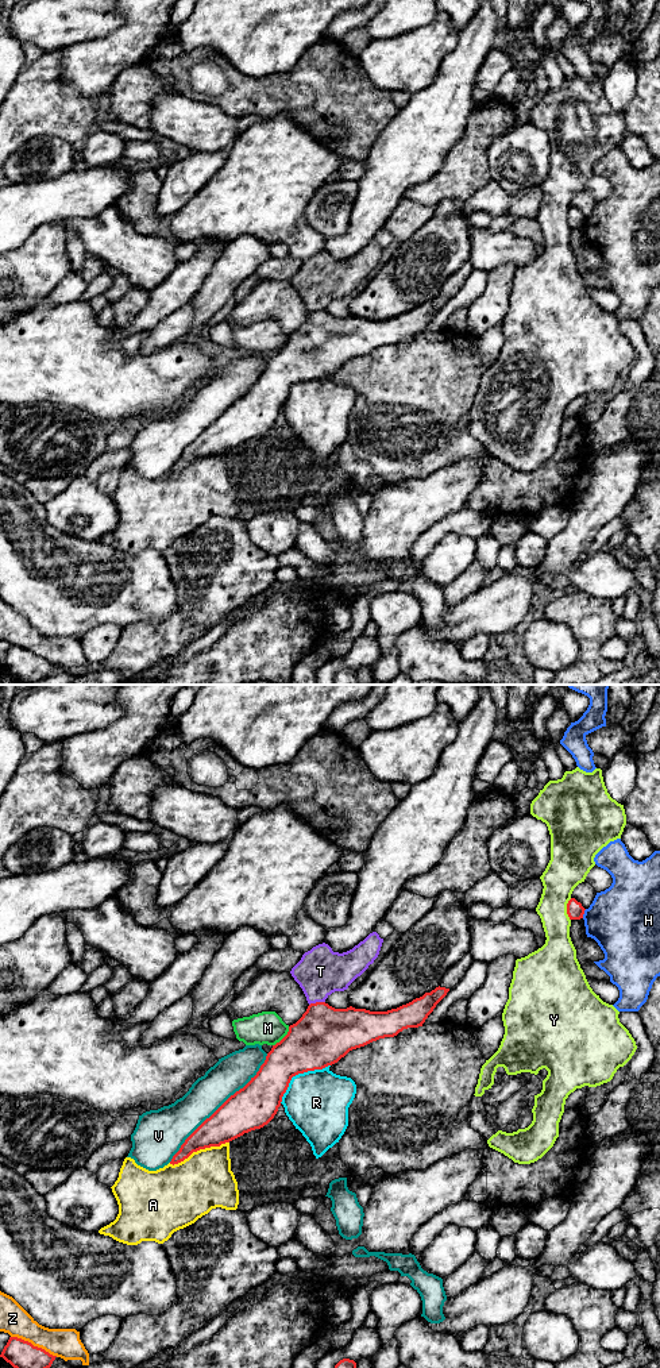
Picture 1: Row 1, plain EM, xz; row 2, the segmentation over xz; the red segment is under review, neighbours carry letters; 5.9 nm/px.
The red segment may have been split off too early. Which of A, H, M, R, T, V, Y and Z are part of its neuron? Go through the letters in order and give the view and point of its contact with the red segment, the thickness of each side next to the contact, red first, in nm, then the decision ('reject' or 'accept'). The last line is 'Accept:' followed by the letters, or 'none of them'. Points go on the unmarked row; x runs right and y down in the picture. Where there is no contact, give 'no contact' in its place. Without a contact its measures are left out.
A: meets red in xz at (199, 458); 220 nm thick on the red side, 340 nm on the other; reject
H: meets red in xz at (583, 222); 100 nm thick on the red side, 420 nm on the other; reject
M: meets red in xz at (284, 346); 340 nm thick on the red side, 190 nm on the other; reject
R: meets red in xz at (298, 381); 340 nm thick on the red side, 380 nm on the other; reject
T: meets red in xz at (316, 311); 340 nm thick on the red side, 280 nm on the other; reject
V: meets red in xz at (220, 415); 260 nm thick on the red side, 220 nm on the other; reject
Y: meets red in xz at (567, 218); 100 nm thick on the red side, 240 nm on the other; reject
Z: meets red in xz at (33, 654); 180 nm thick on the red side, 180 nm on the other; reject
Accept: none of them

